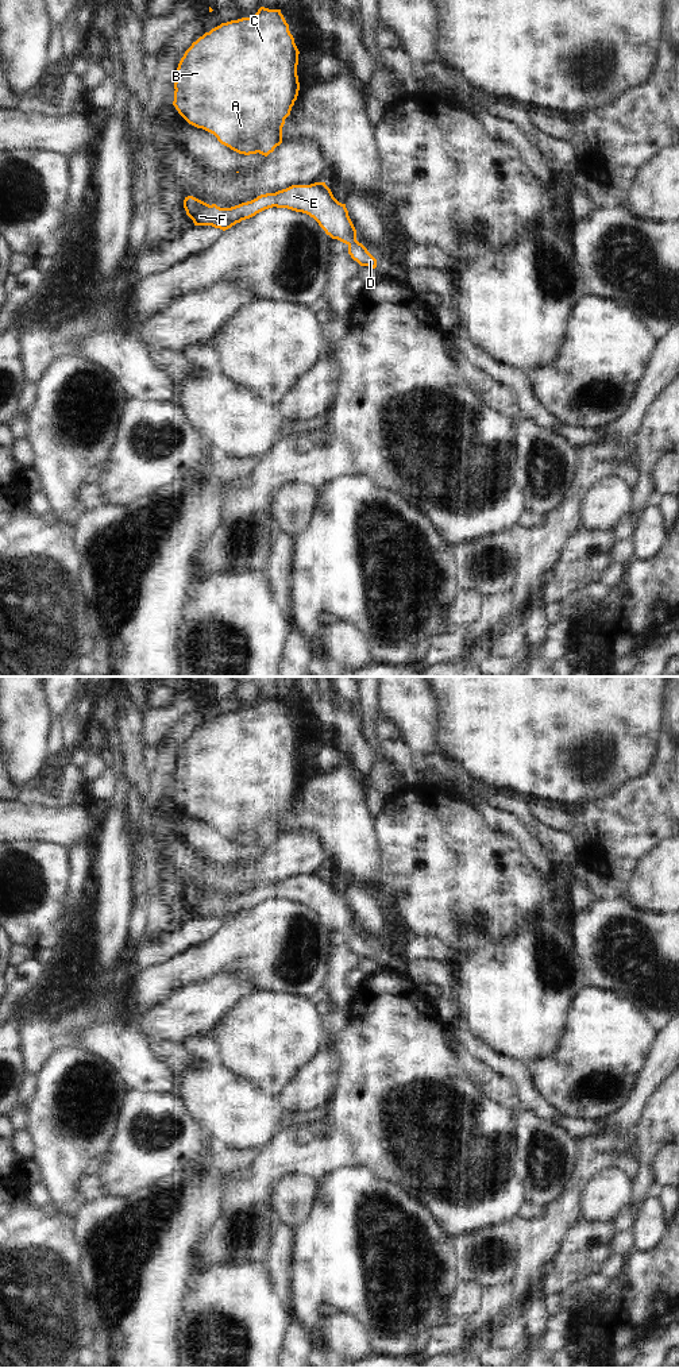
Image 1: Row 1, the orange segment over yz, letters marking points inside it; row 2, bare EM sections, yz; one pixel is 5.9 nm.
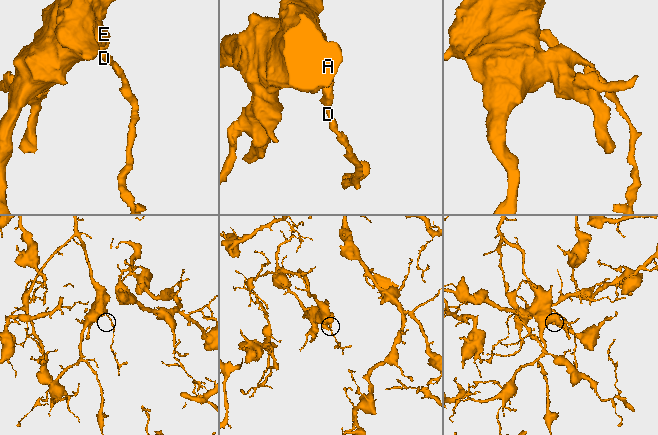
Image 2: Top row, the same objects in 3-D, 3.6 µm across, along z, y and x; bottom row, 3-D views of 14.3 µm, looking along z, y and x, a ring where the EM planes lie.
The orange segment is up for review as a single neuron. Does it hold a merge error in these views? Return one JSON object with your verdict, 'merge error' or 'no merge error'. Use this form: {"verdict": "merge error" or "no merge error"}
{"verdict": "no merge error"}

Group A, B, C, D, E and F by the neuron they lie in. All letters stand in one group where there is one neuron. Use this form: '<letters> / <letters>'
A B C D E F

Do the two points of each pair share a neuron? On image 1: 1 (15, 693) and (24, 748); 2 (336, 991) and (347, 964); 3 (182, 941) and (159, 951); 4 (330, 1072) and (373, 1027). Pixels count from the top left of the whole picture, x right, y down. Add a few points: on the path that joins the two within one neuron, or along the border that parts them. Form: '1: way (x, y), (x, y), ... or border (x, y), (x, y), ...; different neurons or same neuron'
1: way (22, 706), (23, 735); same neuron
2: way (336, 985), (336, 975), (340, 971); same neuron
3: way (177, 941), (165, 945); same neuron
4: border (340, 1032), (338, 1043), (339, 1079), (332, 1094); different neurons

